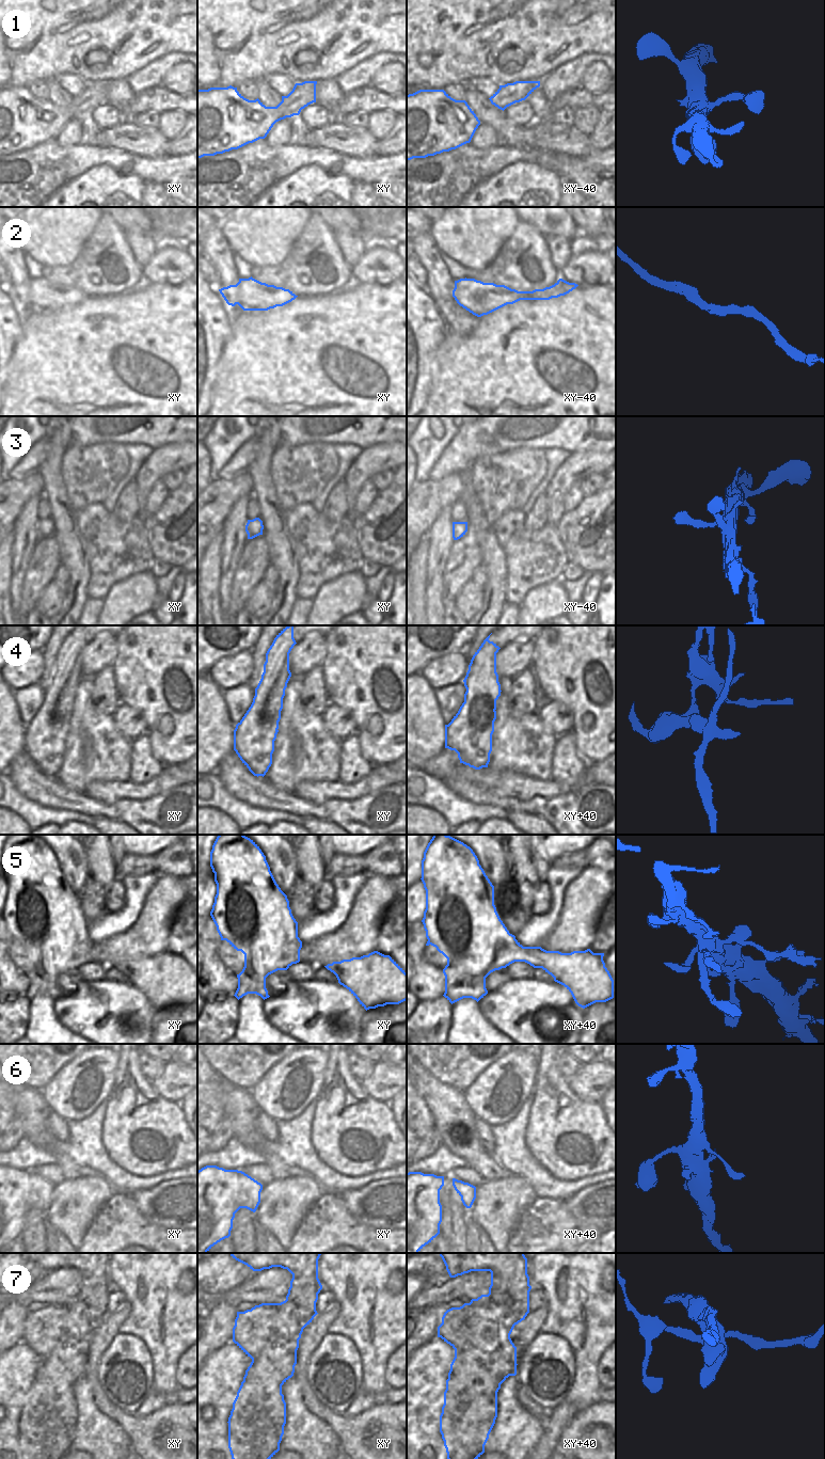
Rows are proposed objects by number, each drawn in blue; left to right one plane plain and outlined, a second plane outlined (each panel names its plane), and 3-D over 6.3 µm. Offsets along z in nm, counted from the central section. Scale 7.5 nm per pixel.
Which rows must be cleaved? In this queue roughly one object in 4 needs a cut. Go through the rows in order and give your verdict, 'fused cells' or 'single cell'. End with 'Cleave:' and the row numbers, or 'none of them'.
1: single cell
2: single cell
3: single cell
4: fused cells
5: fused cells
6: single cell
7: fused cells
Cleave: 4, 5, 7

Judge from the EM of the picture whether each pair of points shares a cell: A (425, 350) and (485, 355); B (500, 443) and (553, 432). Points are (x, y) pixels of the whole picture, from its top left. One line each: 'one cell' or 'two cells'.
A: two cells
B: one cell

